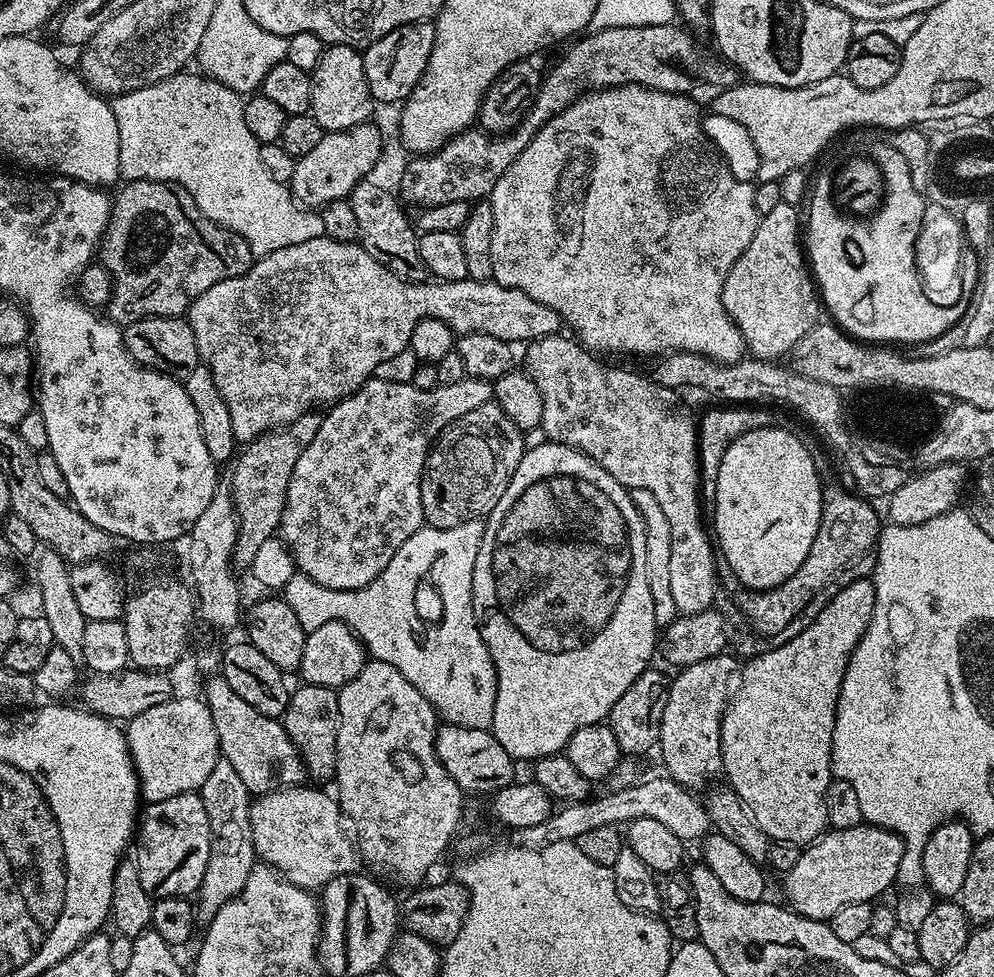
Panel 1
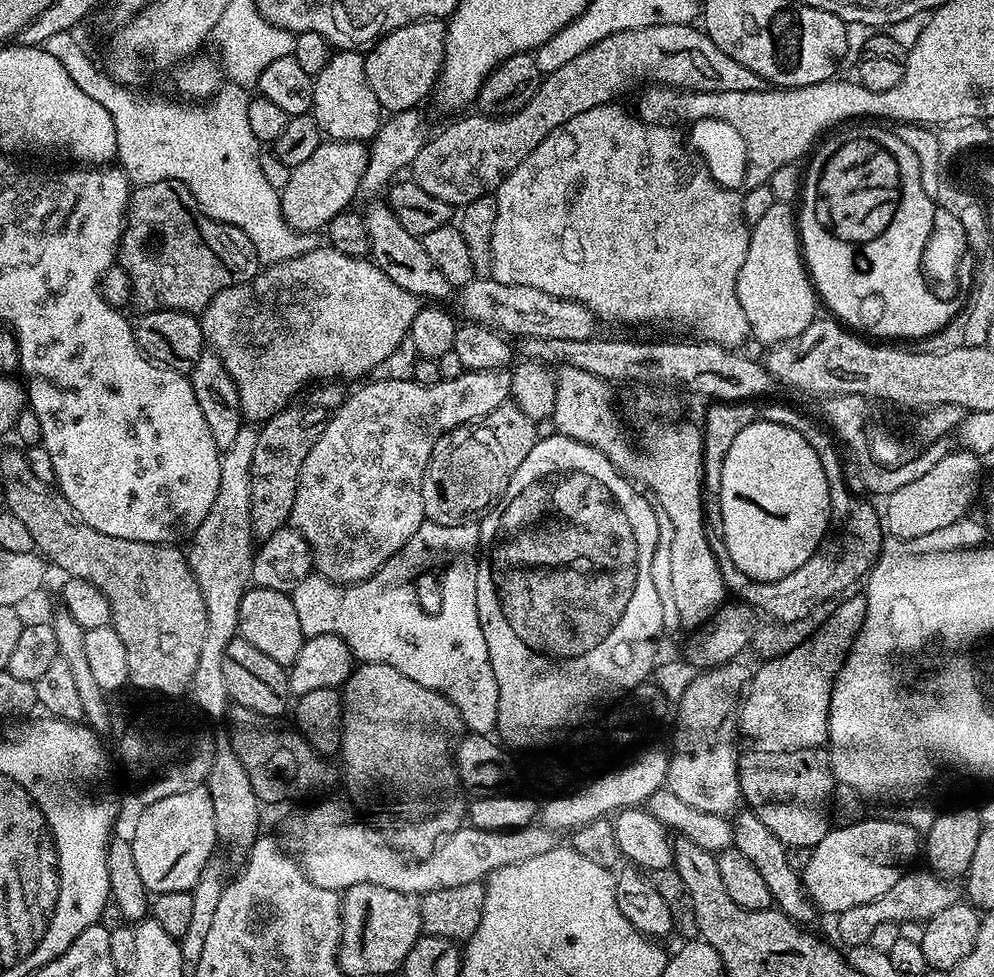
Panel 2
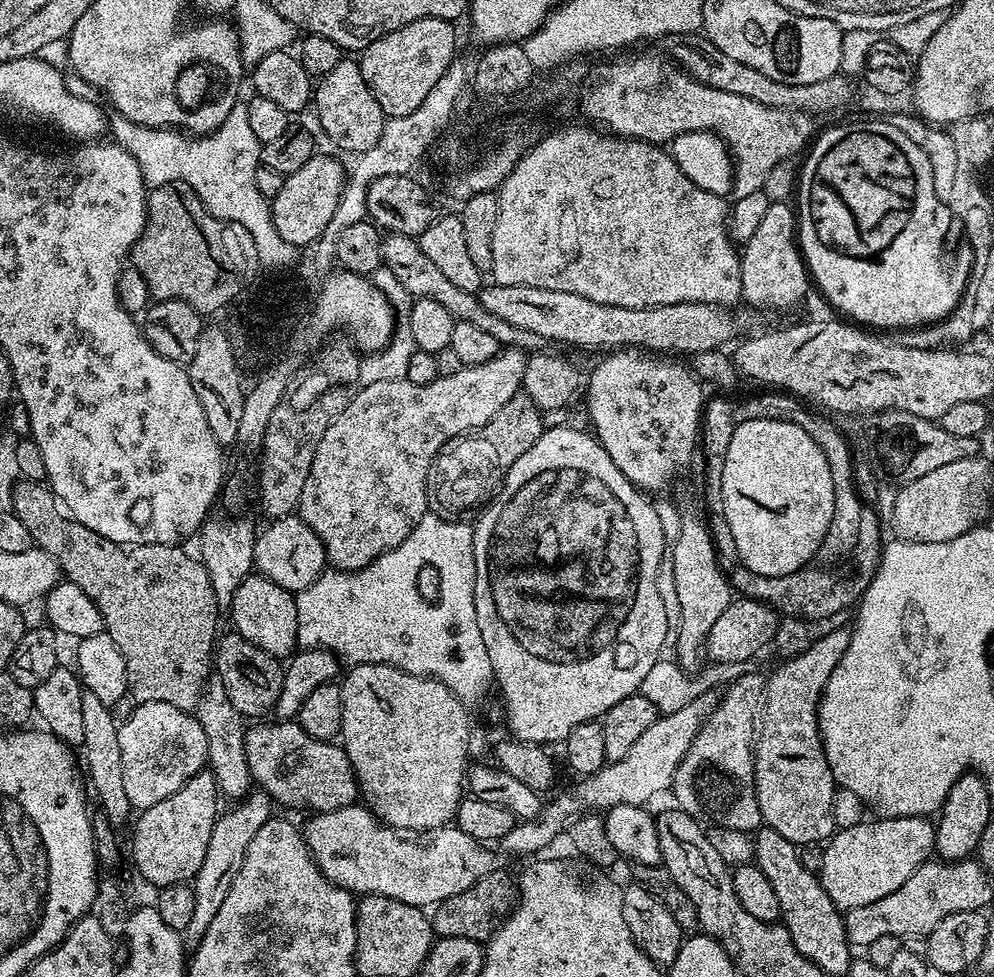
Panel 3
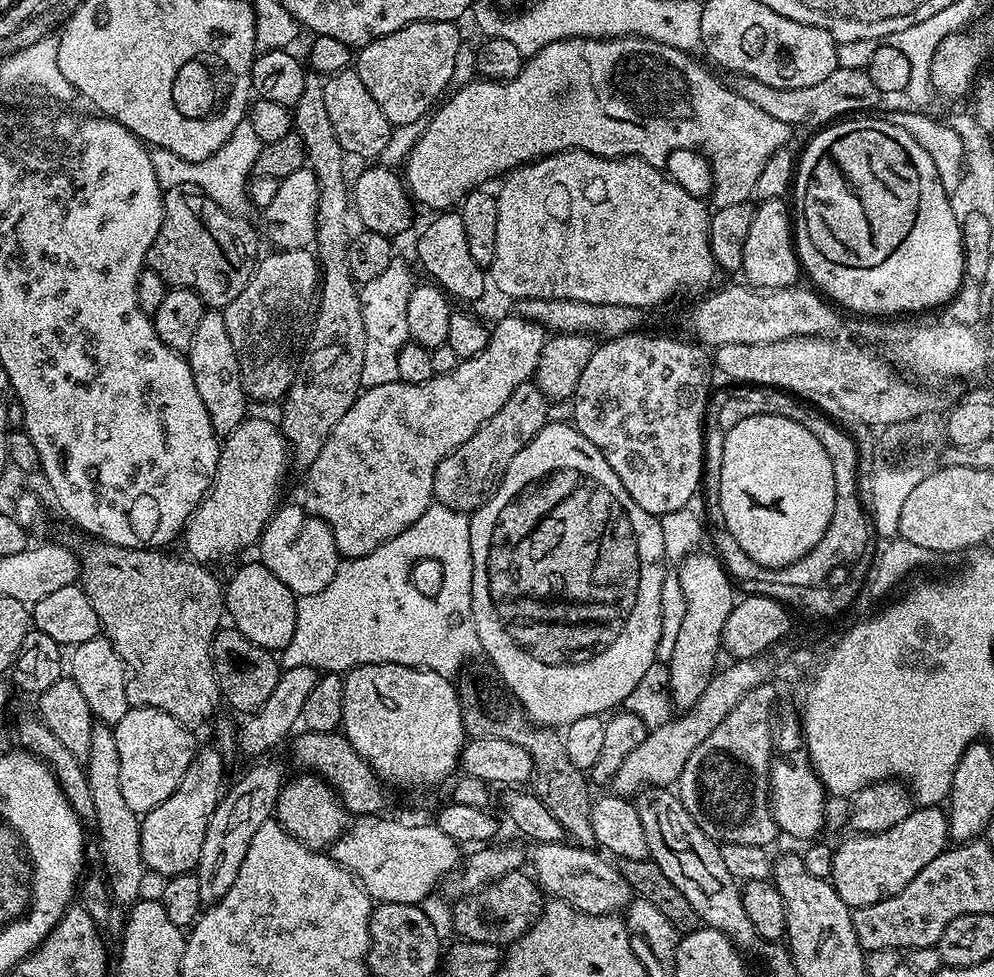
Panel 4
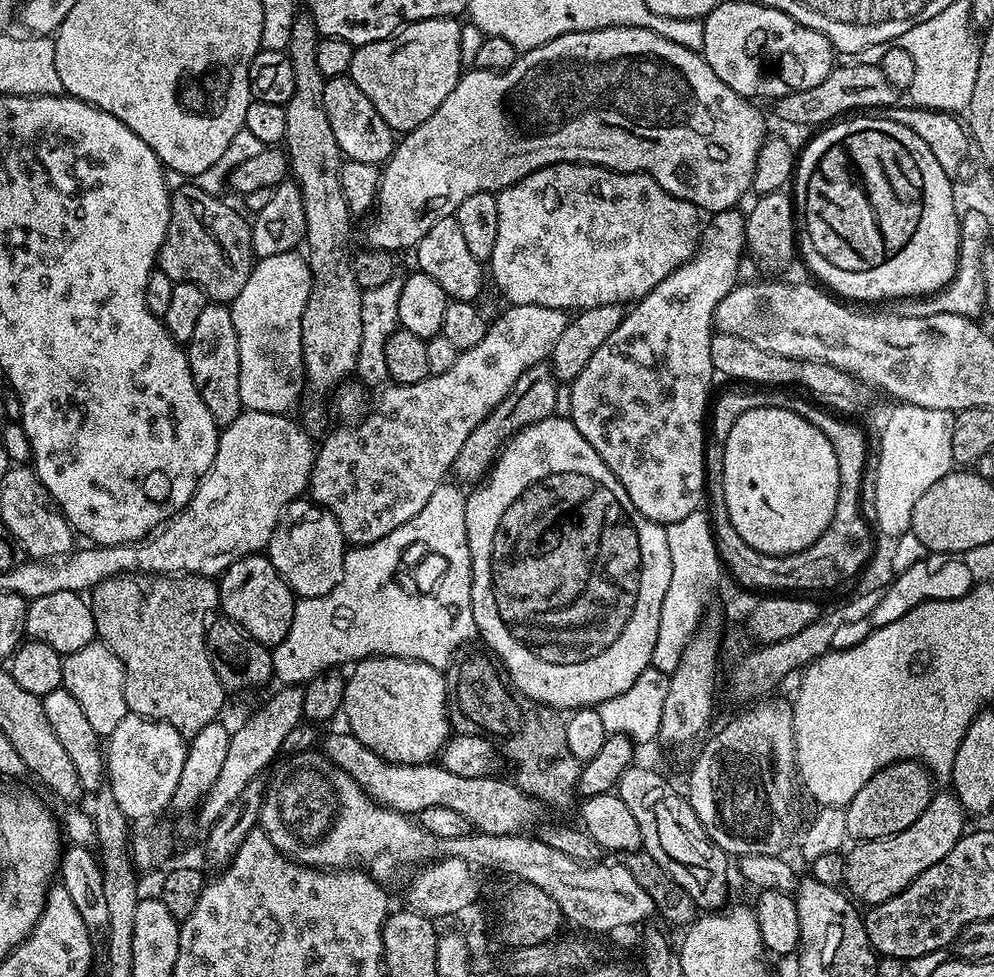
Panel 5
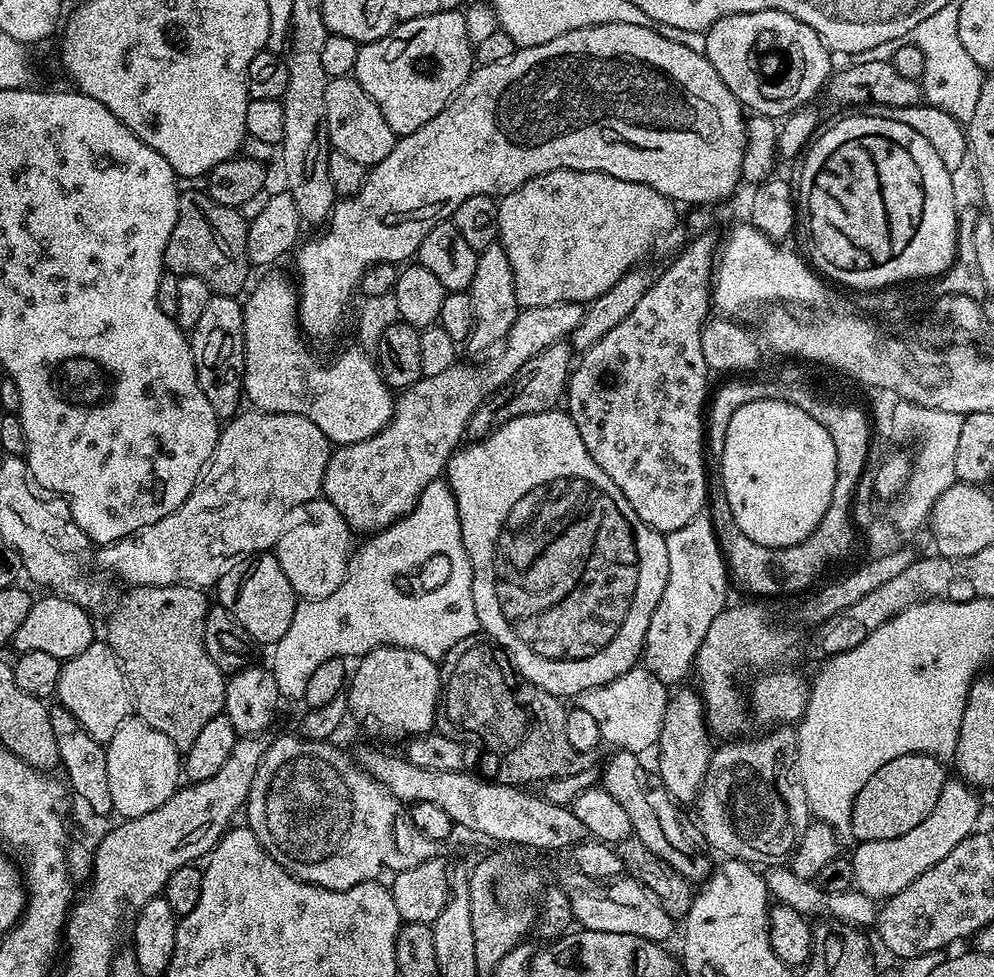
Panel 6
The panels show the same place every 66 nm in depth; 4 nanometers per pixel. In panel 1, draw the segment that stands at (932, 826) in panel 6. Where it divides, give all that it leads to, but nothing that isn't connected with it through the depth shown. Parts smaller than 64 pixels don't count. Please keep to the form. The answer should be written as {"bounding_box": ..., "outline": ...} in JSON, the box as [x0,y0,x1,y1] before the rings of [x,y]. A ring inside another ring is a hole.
{"bounding_box":[783,822,904,921],"outline":[[[867,822],[858,826],[850,826],[850,830],[828,830],[820,839],[807,845],[801,851],[798,862],[788,872],[783,873],[784,896],[787,907],[799,916],[805,916],[811,920],[831,921],[842,906],[850,906],[850,902],[862,902],[867,904],[875,901],[875,896],[880,896],[888,887],[896,884],[898,866],[902,862],[904,843],[898,834],[894,834],[885,828],[879,828]]]}

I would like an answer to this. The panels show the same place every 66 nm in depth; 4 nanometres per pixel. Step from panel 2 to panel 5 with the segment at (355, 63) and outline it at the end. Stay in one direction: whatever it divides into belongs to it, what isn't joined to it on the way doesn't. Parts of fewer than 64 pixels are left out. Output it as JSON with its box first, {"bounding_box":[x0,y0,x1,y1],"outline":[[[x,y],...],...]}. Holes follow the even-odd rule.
{"bounding_box":[324,75,394,165],"outline":[[[349,75],[333,76],[324,81],[324,101],[326,118],[330,118],[330,130],[334,130],[336,145],[349,160],[383,165],[391,156],[394,147],[394,133],[386,122],[374,110],[370,98],[358,90],[358,86]]]}

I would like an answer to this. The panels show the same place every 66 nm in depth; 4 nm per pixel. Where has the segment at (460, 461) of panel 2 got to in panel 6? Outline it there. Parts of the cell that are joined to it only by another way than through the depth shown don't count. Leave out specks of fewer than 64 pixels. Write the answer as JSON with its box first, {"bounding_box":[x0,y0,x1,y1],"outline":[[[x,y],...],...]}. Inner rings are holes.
{"bounding_box":[471,343,574,434],"outline":[[[567,343],[552,344],[546,350],[534,354],[526,366],[503,385],[487,402],[481,404],[479,413],[472,418],[471,427],[481,428],[481,433],[487,434],[493,428],[501,428],[507,420],[519,416],[529,416],[539,412],[550,412],[556,404],[565,399],[570,369],[574,364],[574,352]]]}

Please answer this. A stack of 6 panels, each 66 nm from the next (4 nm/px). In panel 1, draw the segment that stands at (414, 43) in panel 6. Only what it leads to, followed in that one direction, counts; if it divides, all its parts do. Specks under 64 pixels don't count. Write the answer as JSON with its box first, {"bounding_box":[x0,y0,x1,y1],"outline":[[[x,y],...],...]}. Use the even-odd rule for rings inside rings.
{"bounding_box":[363,20,435,105],"outline":[[[419,20],[390,30],[390,34],[378,38],[378,42],[369,44],[363,49],[366,82],[377,105],[396,103],[399,105],[411,96],[430,62],[430,54],[434,50],[435,29],[435,23]]]}

